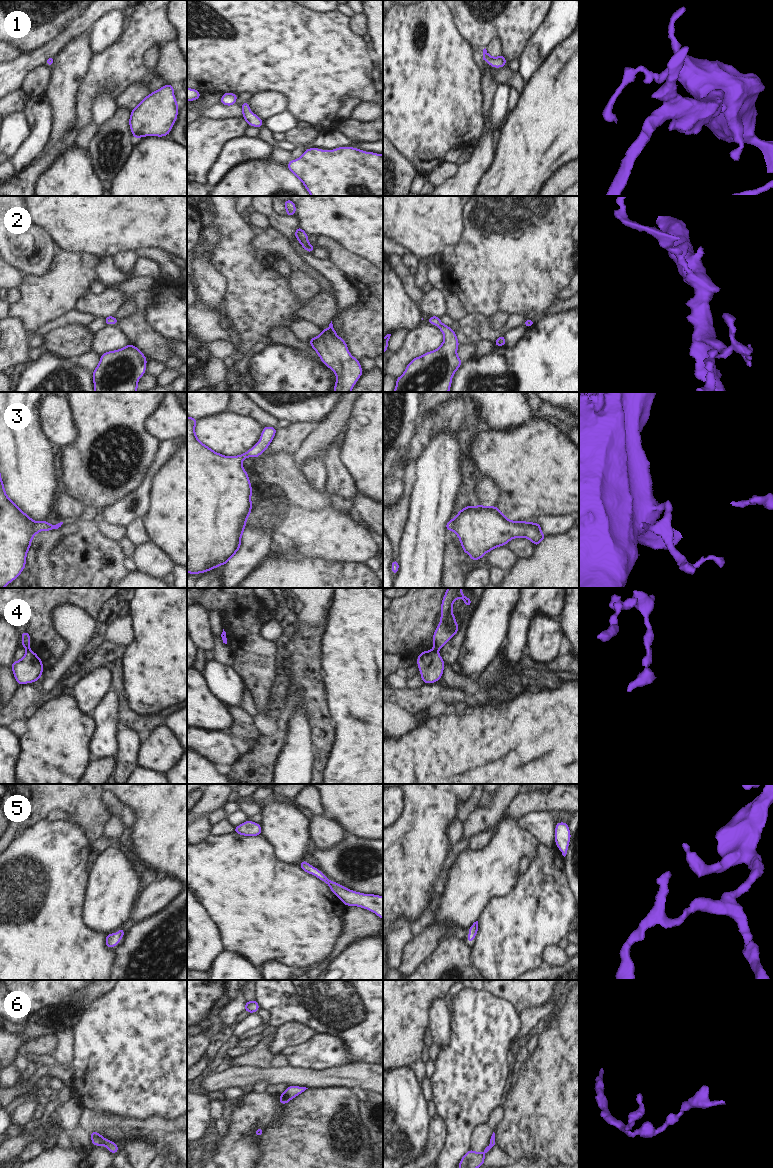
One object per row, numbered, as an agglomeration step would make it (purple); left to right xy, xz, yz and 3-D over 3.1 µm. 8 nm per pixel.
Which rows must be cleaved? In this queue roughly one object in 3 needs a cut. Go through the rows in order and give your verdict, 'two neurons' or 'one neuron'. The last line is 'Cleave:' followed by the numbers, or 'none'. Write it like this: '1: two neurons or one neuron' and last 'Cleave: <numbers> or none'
1: one neuron
2: one neuron
3: one neuron
4: two neurons
5: one neuron
6: one neuron
Cleave: 4

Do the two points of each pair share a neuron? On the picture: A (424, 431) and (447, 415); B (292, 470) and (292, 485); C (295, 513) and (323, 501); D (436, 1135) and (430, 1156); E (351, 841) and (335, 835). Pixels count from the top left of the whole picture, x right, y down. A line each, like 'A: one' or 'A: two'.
A: one
B: one
C: two
D: one
E: two

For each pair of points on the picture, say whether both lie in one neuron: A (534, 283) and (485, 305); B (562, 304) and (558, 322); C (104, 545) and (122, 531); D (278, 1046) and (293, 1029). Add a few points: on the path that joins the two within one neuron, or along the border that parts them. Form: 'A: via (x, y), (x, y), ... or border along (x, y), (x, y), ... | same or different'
A: via (522, 283), (507, 283), (497, 293) | same
B: border along (568, 309), (547, 314), (538, 320) | different
C: border along (98, 522), (99, 526), (109, 536), (119, 541) | different
D: via (280, 1042), (289, 1033) | same

